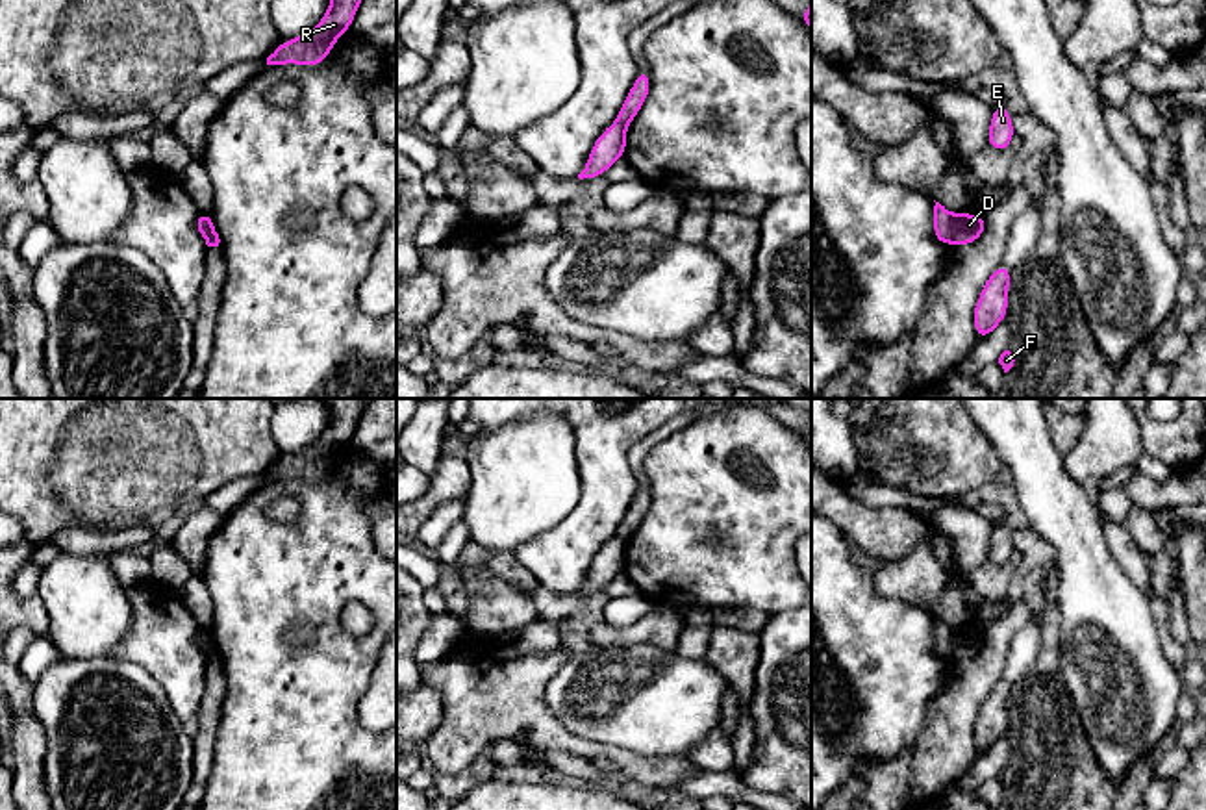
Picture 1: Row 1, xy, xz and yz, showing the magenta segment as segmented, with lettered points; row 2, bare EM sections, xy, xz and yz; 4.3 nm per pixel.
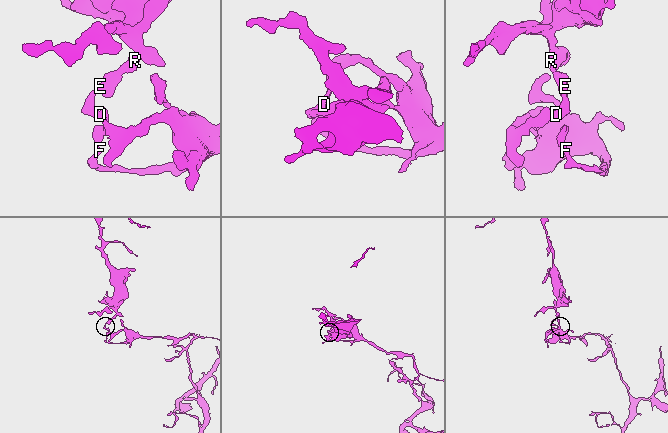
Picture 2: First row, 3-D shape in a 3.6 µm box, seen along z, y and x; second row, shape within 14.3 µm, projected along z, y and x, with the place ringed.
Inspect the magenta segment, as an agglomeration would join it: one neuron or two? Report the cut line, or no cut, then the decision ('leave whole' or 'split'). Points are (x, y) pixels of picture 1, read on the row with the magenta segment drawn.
cut in yz along (951, 215), (953, 243); split

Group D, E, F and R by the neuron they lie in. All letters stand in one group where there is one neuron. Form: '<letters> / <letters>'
D E R / F

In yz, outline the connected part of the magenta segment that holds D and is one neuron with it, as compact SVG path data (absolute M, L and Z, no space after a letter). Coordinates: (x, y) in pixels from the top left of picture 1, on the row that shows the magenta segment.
M954 213L952 215L952 245L963 247L980 239L986 232L986 215Z

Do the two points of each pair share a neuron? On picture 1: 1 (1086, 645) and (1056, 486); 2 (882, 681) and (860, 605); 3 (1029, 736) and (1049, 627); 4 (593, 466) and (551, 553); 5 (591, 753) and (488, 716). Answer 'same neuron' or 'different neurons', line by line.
1: same neuron
2: same neuron
3: same neuron
4: same neuron
5: same neuron

